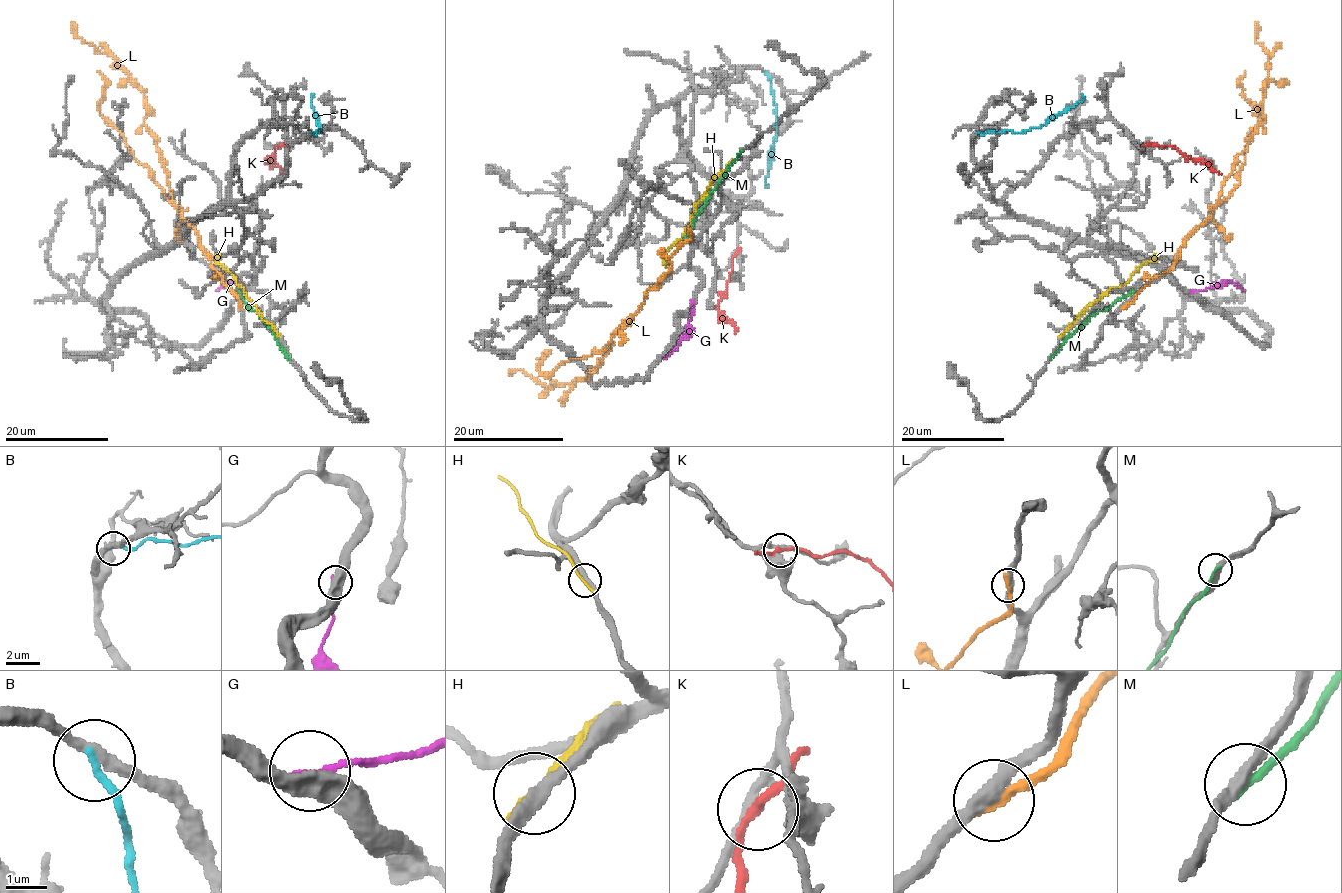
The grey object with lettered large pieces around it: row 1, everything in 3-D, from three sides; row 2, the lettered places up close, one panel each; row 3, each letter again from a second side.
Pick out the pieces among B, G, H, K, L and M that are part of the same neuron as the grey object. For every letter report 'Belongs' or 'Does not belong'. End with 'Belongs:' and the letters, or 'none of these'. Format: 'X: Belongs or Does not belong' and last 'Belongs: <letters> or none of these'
B: Does not belong
G: Does not belong
H: Does not belong
K: Does not belong
L: Does not belong
M: Does not belong
Belongs: none of these

